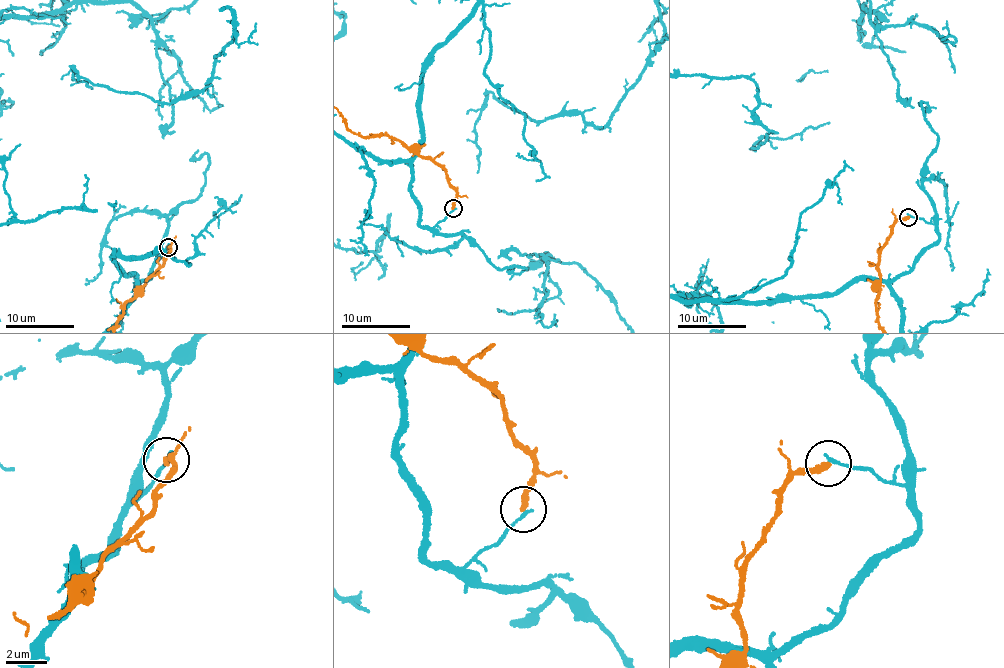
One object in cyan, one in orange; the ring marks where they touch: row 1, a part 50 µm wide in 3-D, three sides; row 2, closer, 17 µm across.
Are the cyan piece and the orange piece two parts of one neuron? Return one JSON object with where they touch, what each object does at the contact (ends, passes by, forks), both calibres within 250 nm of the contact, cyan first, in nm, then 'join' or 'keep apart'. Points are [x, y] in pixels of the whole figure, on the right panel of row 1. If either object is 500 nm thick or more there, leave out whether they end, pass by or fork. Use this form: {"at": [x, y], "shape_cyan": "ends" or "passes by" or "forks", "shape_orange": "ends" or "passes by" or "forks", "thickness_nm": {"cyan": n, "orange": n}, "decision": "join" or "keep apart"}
{"at": [908, 217], "shape_cyan": "ends", "shape_orange": "ends", "thickness_nm": {"cyan": 140, "orange": 260}, "decision": "keep apart"}

